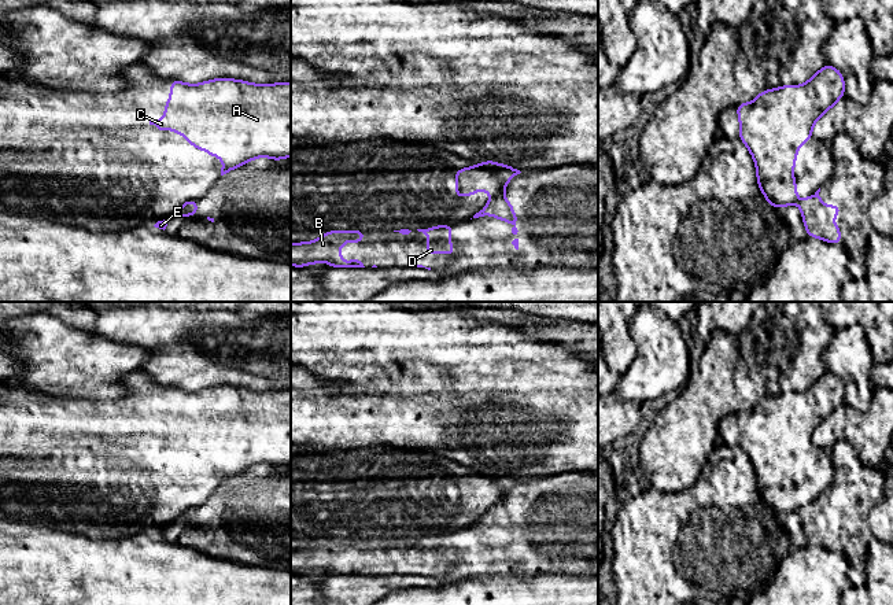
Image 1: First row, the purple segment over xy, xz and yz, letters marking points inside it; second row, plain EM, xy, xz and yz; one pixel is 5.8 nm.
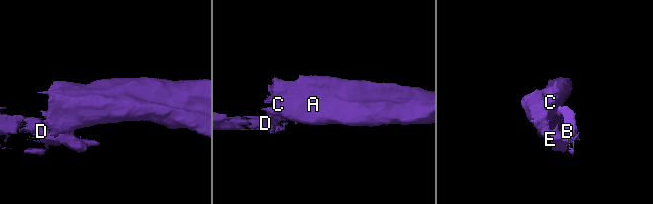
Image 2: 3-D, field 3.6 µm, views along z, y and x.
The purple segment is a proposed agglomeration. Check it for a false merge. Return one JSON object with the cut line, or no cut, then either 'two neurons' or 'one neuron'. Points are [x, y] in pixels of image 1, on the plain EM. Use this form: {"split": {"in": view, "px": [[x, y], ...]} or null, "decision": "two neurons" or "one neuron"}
{"split": {"in": "xz", "px": [[502, 502], [491, 504]]}, "decision": "two neurons"}

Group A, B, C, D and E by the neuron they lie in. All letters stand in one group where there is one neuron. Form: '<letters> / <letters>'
A C / B D E

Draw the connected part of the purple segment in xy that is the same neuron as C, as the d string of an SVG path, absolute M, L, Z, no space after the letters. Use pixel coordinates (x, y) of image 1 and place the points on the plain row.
M215 385L192 392L173 387L170 405L163 417L165 424L150 428L150 432L155 432L158 440L170 436L180 446L184 442L189 453L221 465L224 468L221 483L257 465L281 468L291 464L291 390L252 391L233 385Z

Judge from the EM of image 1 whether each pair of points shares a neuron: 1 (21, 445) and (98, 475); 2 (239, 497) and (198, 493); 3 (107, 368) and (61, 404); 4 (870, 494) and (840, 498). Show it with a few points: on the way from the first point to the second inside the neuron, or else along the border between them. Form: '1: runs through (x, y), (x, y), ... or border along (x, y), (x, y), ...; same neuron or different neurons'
1: runs through (40, 452), (51, 452), (78, 475); same neuron
2: border along (228, 479), (222, 482); different neurons
3: border along (40, 394), (81, 399); different neurons
4: runs through (863, 494), (852, 494), (847, 498); same neuron

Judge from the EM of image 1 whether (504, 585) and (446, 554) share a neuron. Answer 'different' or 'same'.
different

